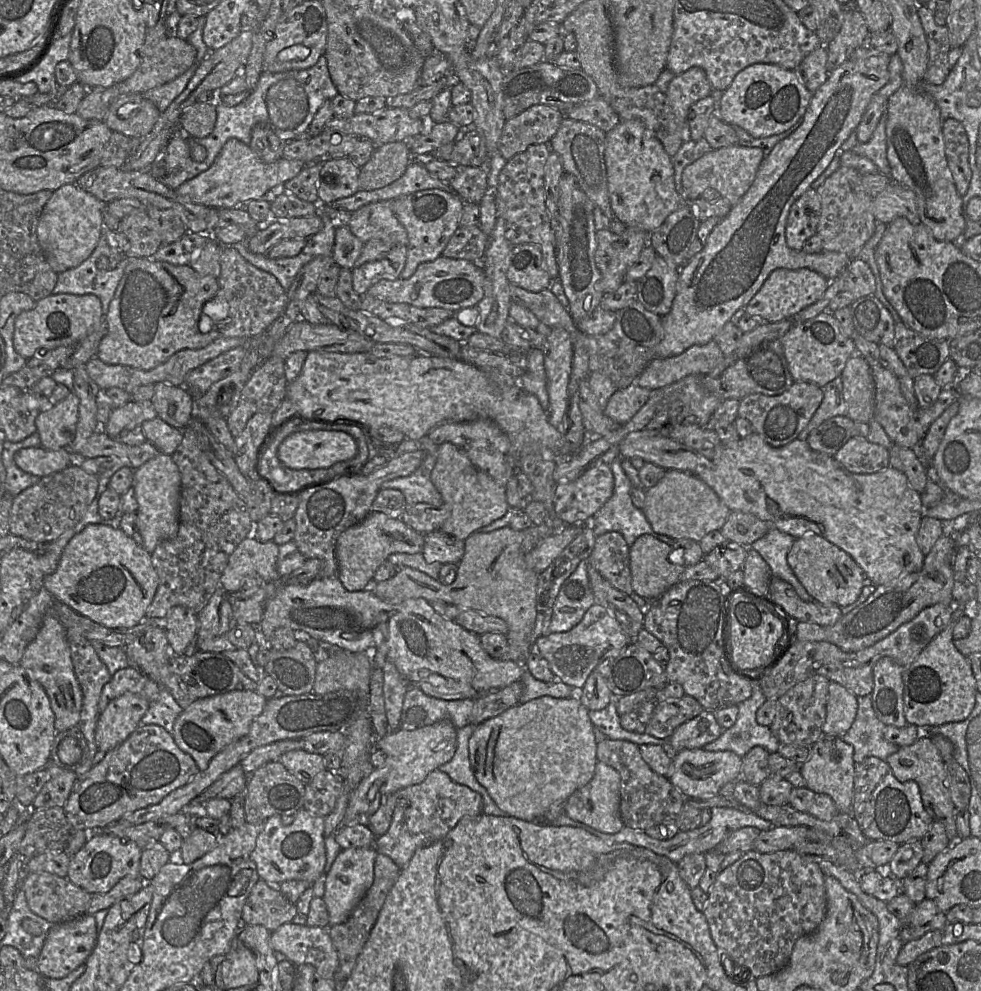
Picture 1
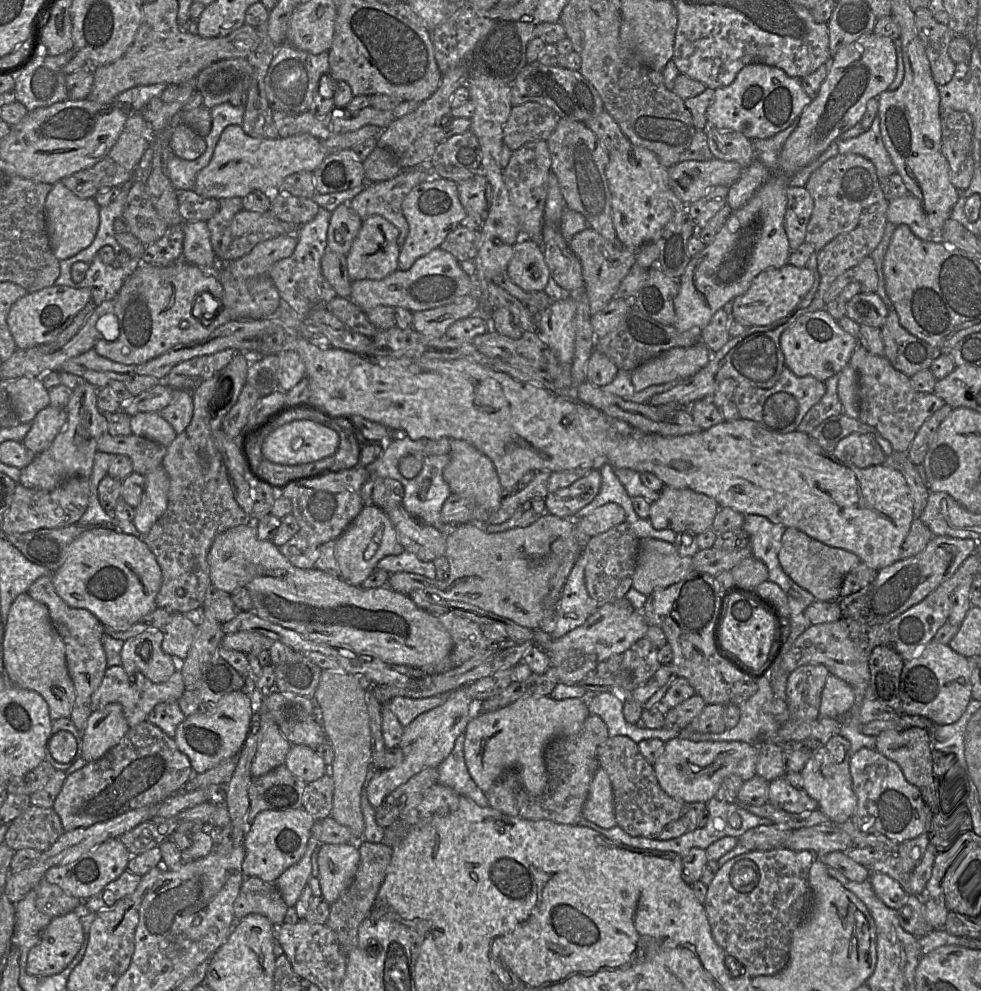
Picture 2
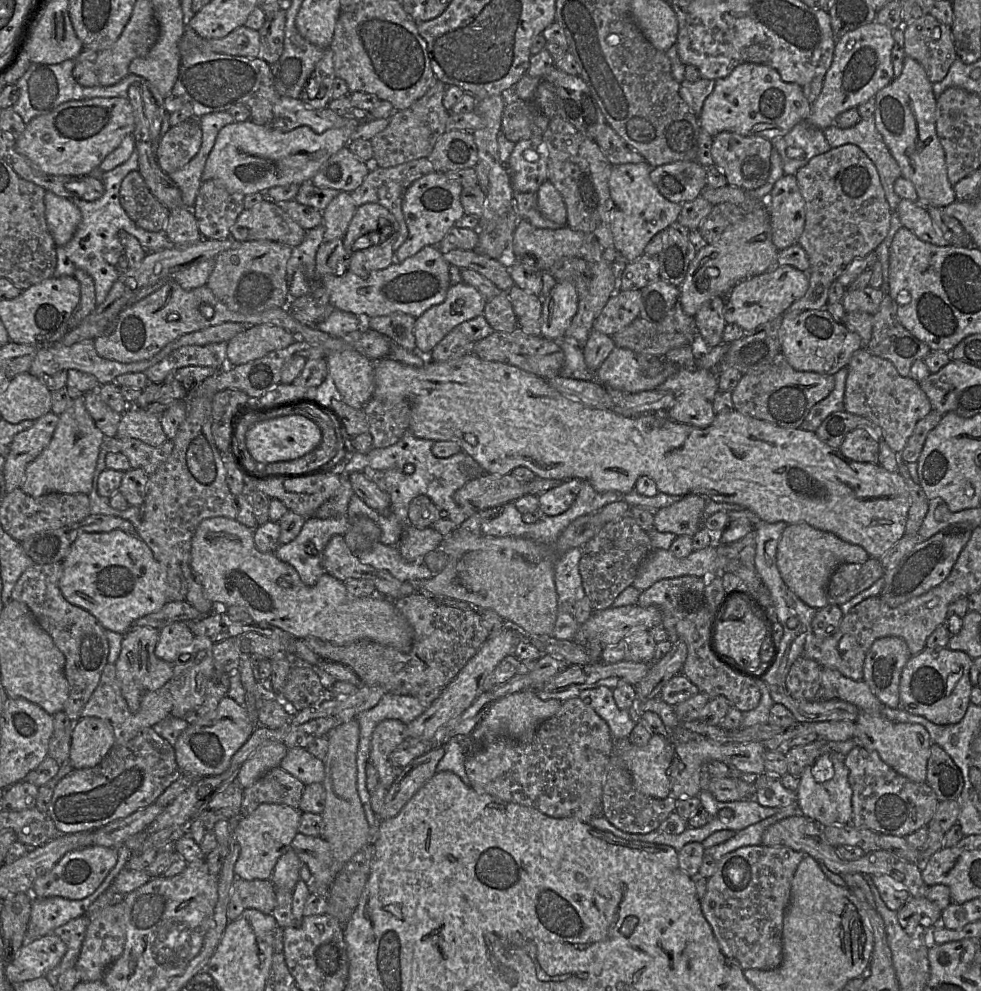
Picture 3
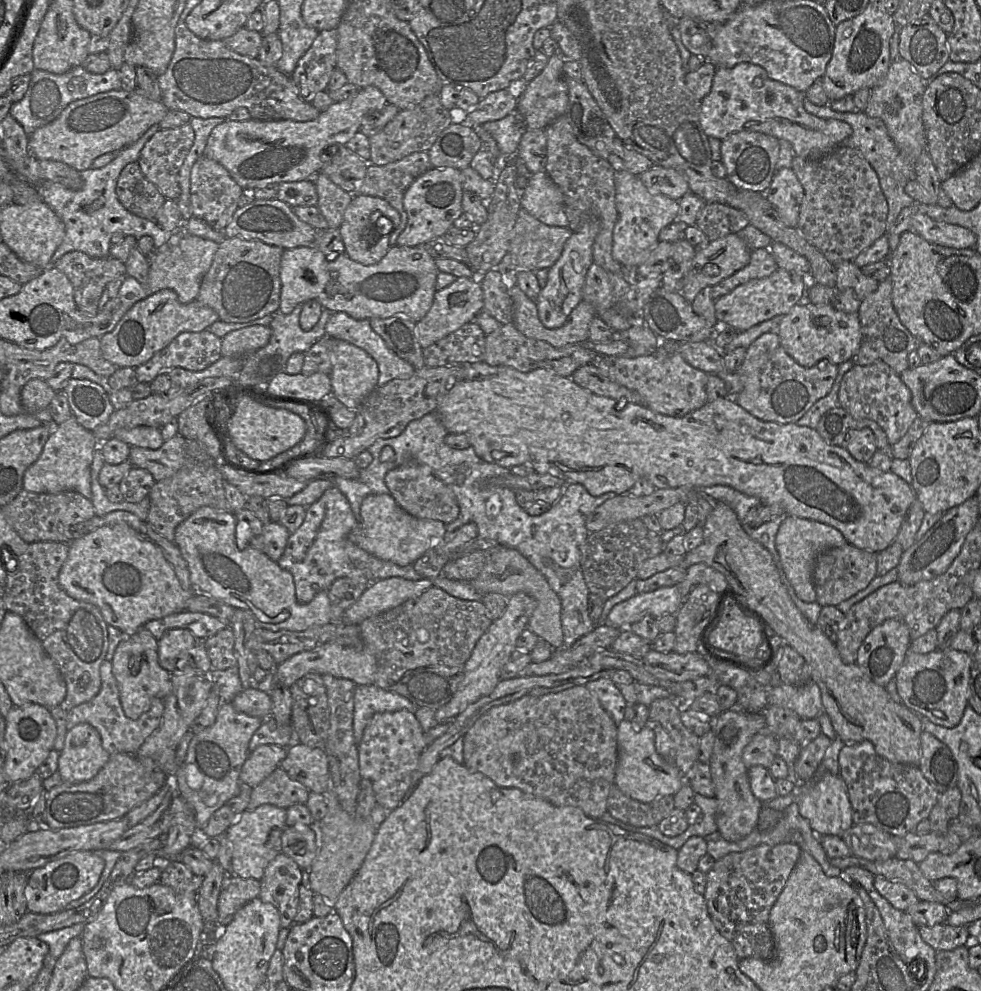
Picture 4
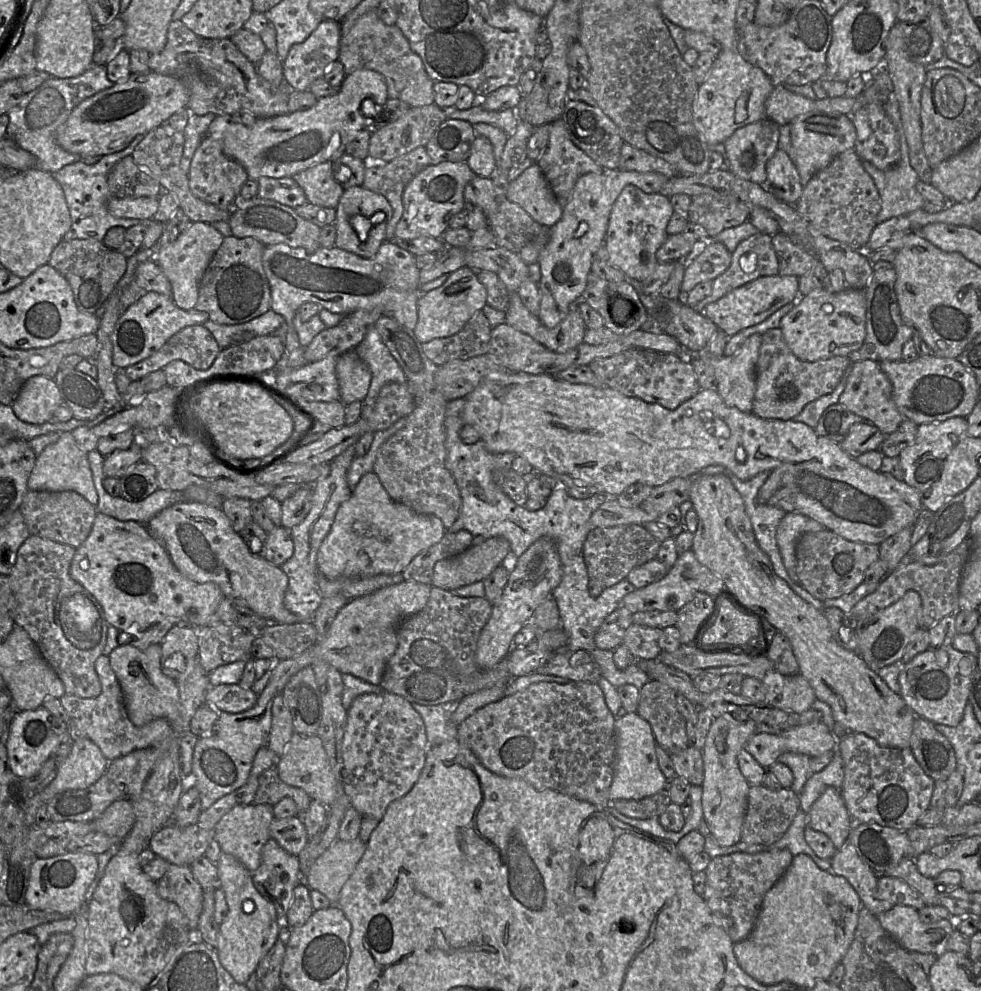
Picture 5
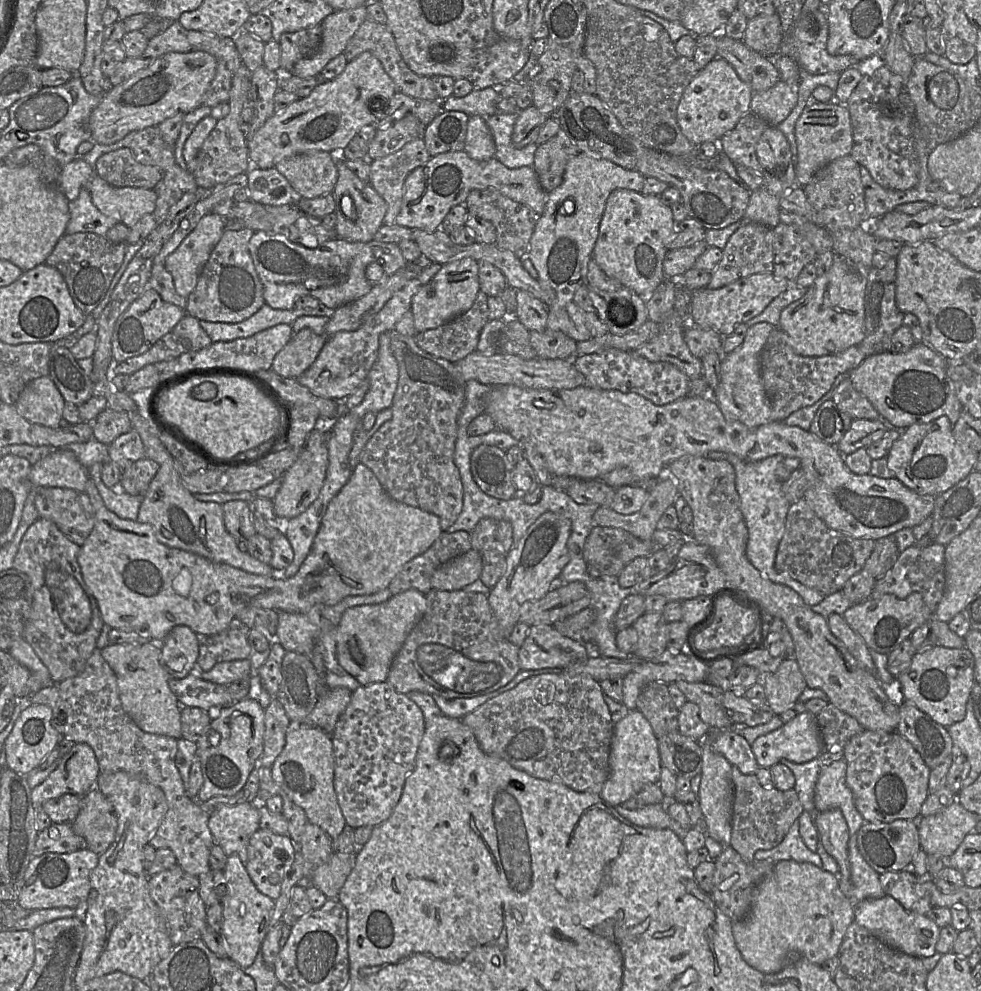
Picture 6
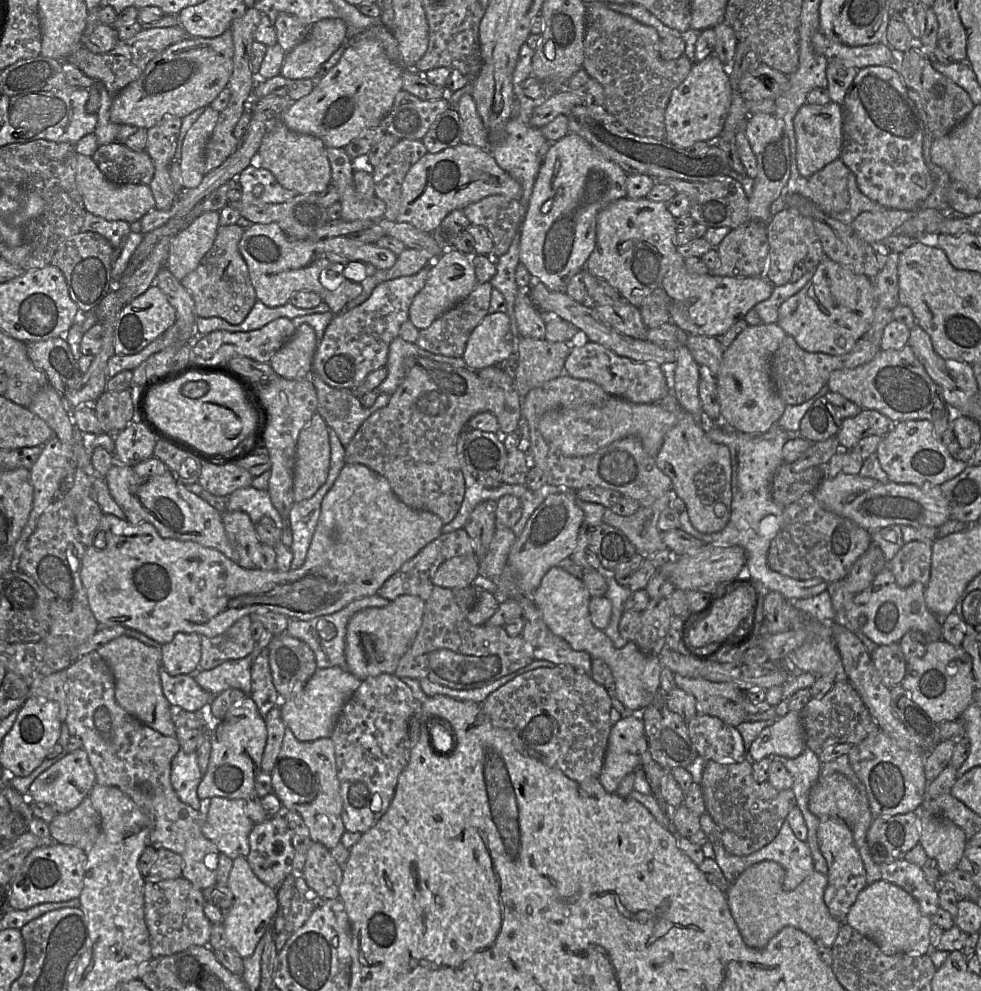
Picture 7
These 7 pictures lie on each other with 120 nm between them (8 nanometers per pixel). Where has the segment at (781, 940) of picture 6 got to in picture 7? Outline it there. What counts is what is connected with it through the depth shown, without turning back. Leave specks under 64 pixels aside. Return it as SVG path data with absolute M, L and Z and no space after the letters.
M762 861L744 870L725 892L732 917L744 943L752 949L763 949L783 928L795 927L809 935L816 944L832 948L841 927L824 902L828 879L813 871L794 890L782 888L785 871L777 862Z

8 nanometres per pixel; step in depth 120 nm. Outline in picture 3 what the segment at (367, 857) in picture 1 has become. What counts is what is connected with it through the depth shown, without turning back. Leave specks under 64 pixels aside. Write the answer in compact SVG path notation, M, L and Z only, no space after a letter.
M298 832L290 848L296 853L301 862L308 866L314 876L331 863L330 845L322 837L307 836Z

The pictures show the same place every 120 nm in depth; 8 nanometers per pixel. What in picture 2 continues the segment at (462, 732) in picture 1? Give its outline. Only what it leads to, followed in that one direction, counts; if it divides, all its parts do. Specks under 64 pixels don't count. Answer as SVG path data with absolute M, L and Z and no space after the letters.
M465 735L455 741L448 757L438 766L438 783L452 788L460 796L471 799L480 807L488 807L486 794L477 786L469 774L464 757Z

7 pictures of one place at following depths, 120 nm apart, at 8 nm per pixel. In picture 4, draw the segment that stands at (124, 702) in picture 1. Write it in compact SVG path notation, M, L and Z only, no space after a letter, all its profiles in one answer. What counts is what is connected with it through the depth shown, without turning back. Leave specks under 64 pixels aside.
M81 723L67 733L58 772L62 782L88 781L97 775L109 758L110 753L103 747L98 730L88 723Z

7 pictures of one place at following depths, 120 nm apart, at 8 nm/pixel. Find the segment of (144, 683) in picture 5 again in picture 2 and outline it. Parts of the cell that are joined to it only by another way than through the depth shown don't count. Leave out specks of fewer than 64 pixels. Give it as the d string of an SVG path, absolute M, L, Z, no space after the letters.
M147 630L124 641L121 666L129 675L142 673L153 683L164 683L176 672L173 657L162 649L164 632Z

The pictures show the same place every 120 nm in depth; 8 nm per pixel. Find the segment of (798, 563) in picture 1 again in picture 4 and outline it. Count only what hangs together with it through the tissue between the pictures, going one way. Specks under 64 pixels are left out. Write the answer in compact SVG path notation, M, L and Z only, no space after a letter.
M785 515L776 534L775 542L783 570L796 595L804 602L815 602L813 572L816 558L826 549L845 545L847 543L845 537L838 529L825 523Z

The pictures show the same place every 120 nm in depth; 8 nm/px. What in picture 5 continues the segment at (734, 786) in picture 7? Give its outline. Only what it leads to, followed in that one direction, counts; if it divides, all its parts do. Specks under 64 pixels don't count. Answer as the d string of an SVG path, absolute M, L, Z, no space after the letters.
M763 785L750 786L740 841L748 845L771 845L777 842L786 833L799 810L799 797L791 788L770 790Z

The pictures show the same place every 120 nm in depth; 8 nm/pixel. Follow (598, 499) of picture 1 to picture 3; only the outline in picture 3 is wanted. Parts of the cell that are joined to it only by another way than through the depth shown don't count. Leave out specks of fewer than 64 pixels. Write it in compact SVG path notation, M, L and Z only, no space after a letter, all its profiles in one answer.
M568 479L539 495L540 509L547 516L556 516L567 511L575 501L581 487L580 479Z

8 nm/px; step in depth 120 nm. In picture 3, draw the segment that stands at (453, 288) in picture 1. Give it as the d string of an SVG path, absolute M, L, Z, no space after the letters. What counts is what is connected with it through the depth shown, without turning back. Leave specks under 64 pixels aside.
M427 245L402 262L371 272L367 278L348 270L341 276L326 275L317 283L328 290L330 303L335 309L365 318L401 312L417 319L430 307L445 300L451 286L449 267L438 247Z

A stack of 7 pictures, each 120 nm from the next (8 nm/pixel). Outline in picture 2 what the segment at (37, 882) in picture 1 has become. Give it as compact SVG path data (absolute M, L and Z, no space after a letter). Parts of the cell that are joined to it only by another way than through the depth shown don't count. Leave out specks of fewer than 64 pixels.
M44 878L33 890L36 893L37 909L53 919L73 912L83 904L81 899L68 895L58 885Z

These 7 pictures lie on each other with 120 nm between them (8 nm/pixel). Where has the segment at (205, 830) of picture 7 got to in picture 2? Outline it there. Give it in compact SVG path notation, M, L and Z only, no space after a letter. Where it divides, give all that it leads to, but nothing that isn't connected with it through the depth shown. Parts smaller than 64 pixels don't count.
M303 808L283 812L271 810L260 812L248 825L244 837L246 855L242 870L245 877L255 876L274 883L284 871L303 857L315 822L316 819Z

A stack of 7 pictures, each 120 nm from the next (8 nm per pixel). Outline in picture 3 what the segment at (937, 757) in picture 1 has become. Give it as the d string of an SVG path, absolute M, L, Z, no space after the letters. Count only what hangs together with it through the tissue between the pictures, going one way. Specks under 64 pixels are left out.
M822 667L821 686L834 688L837 691L837 699L851 703L858 708L859 714L854 722L856 726L853 738L858 746L876 751L883 762L909 780L919 783L926 782L927 761L932 741L923 726L911 723L896 723L883 718L881 710L884 705L864 680L855 681L843 676L837 670Z

